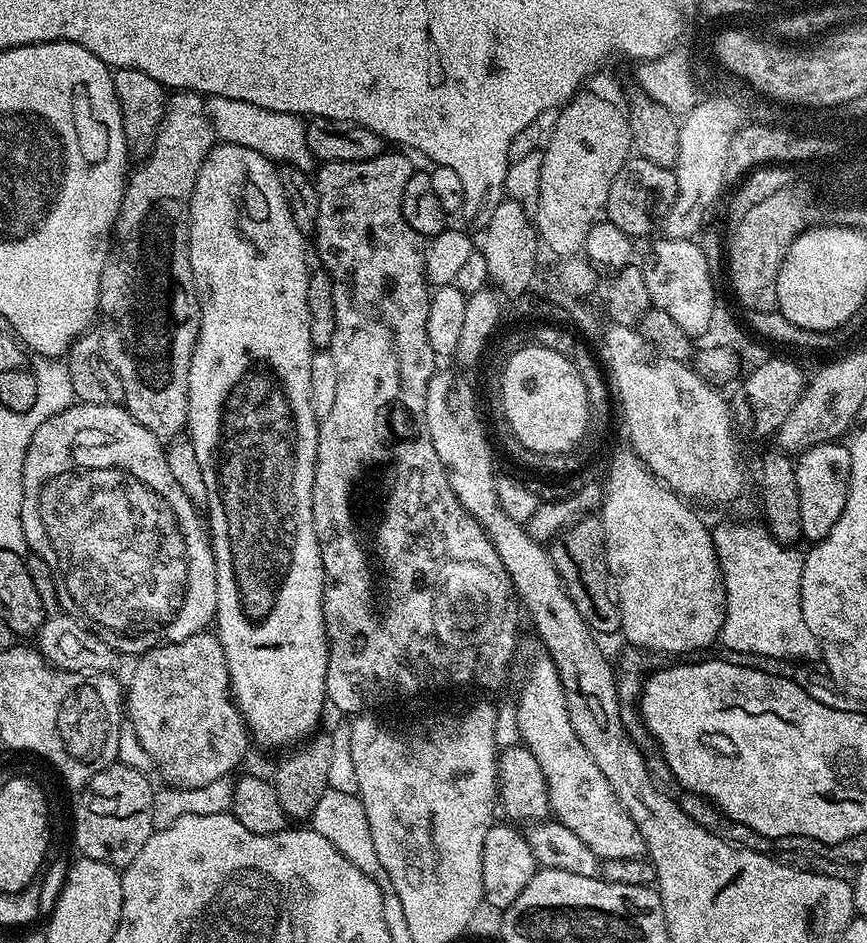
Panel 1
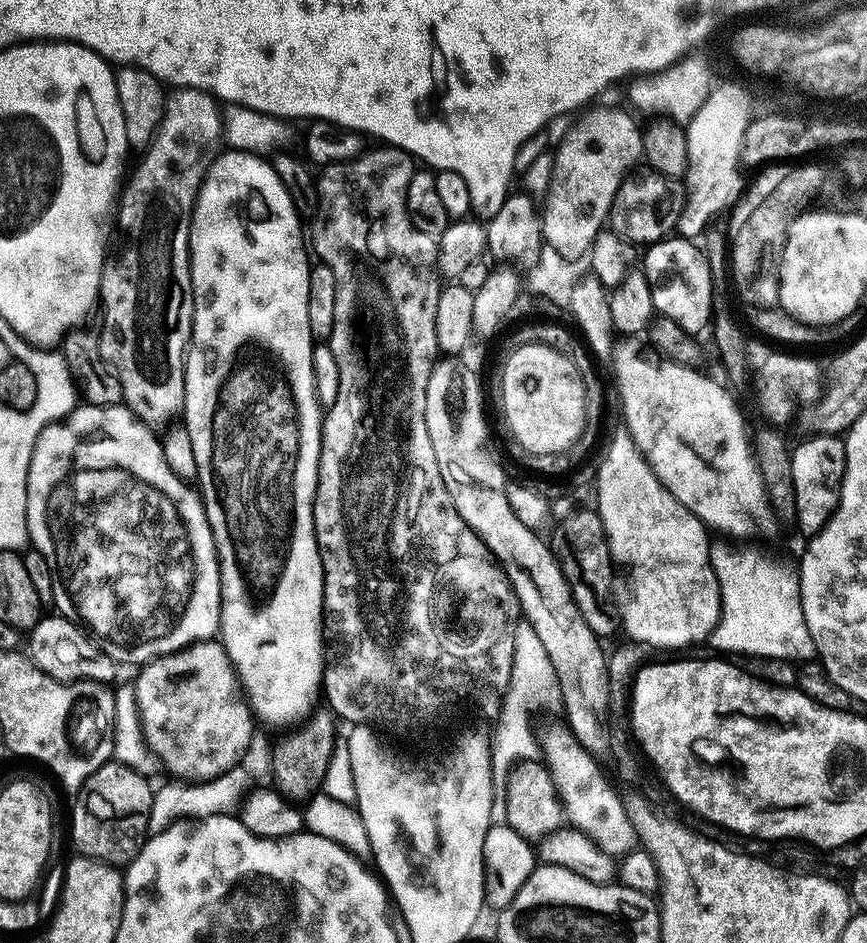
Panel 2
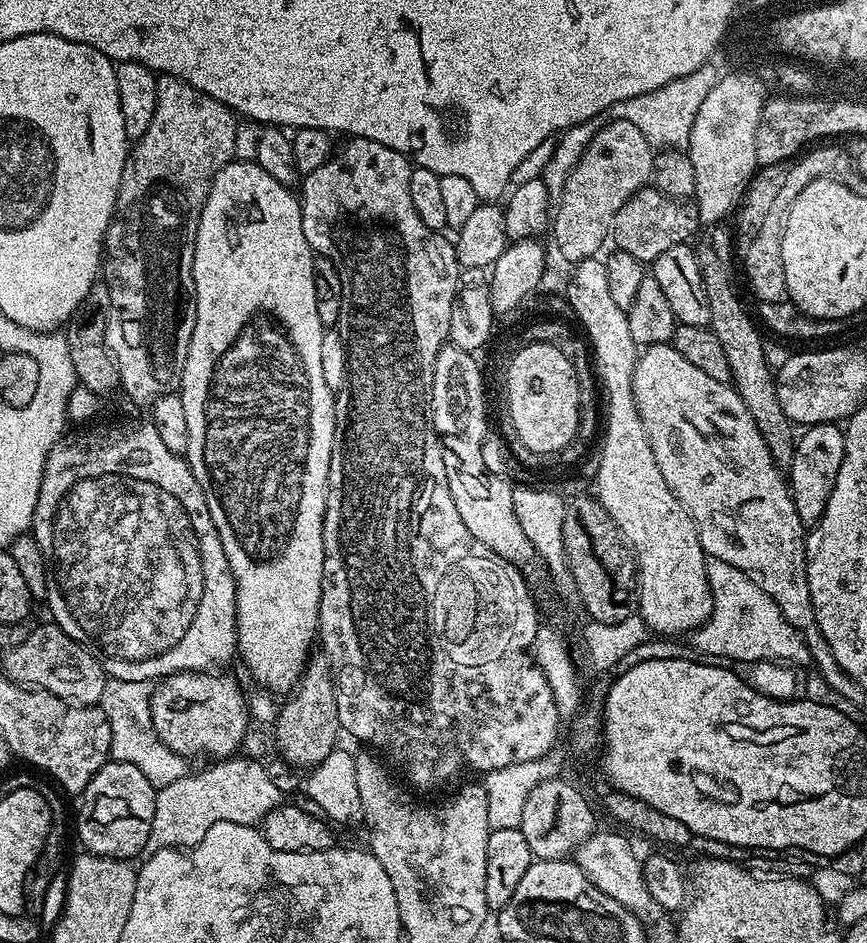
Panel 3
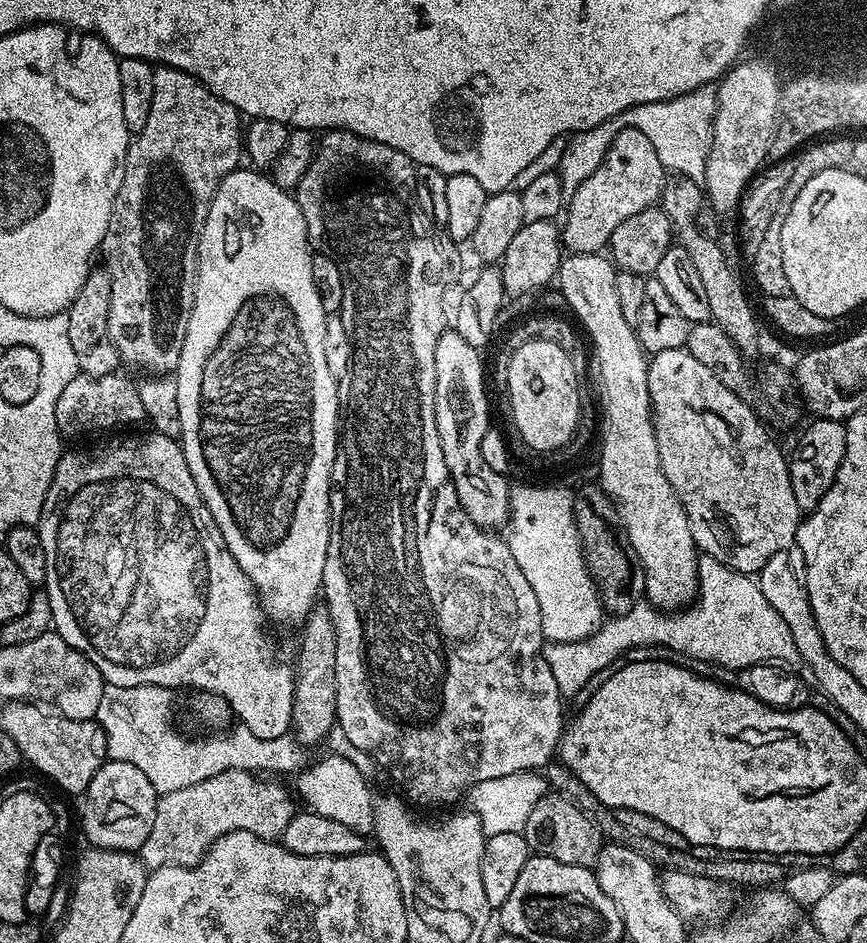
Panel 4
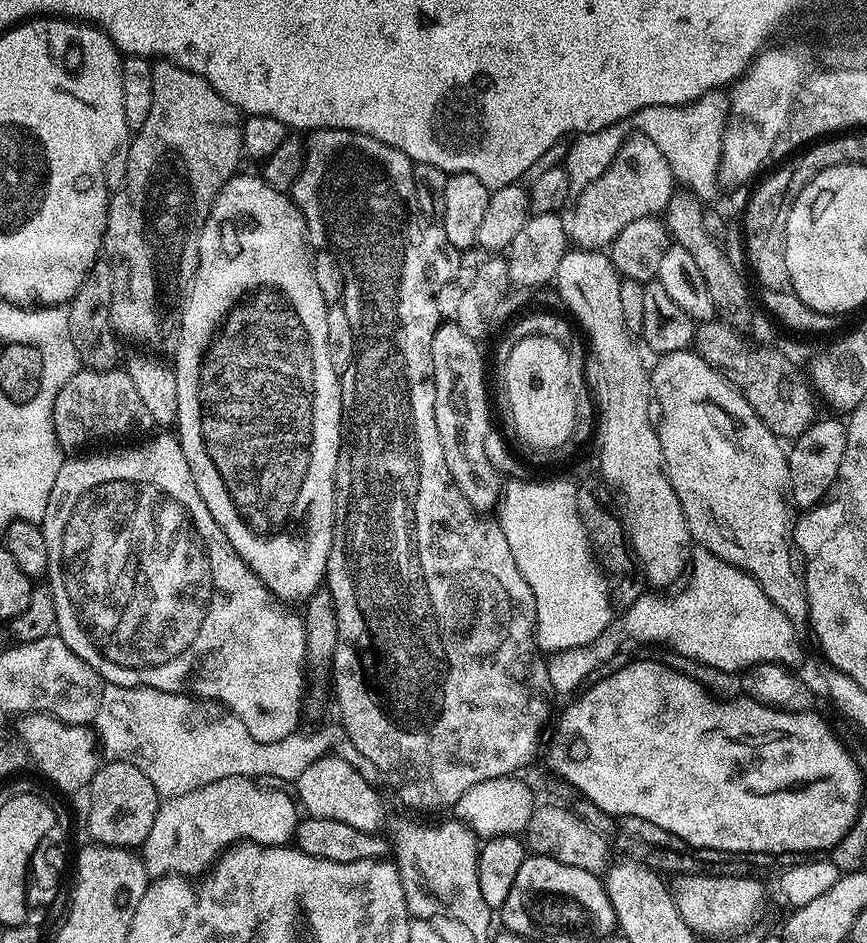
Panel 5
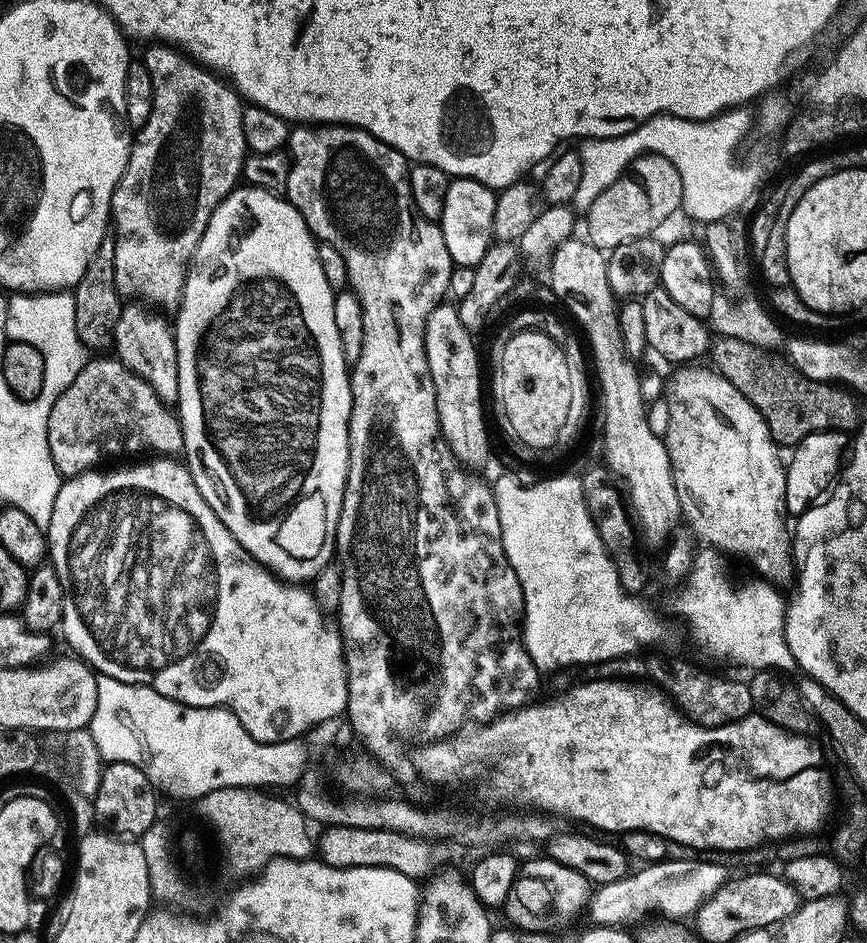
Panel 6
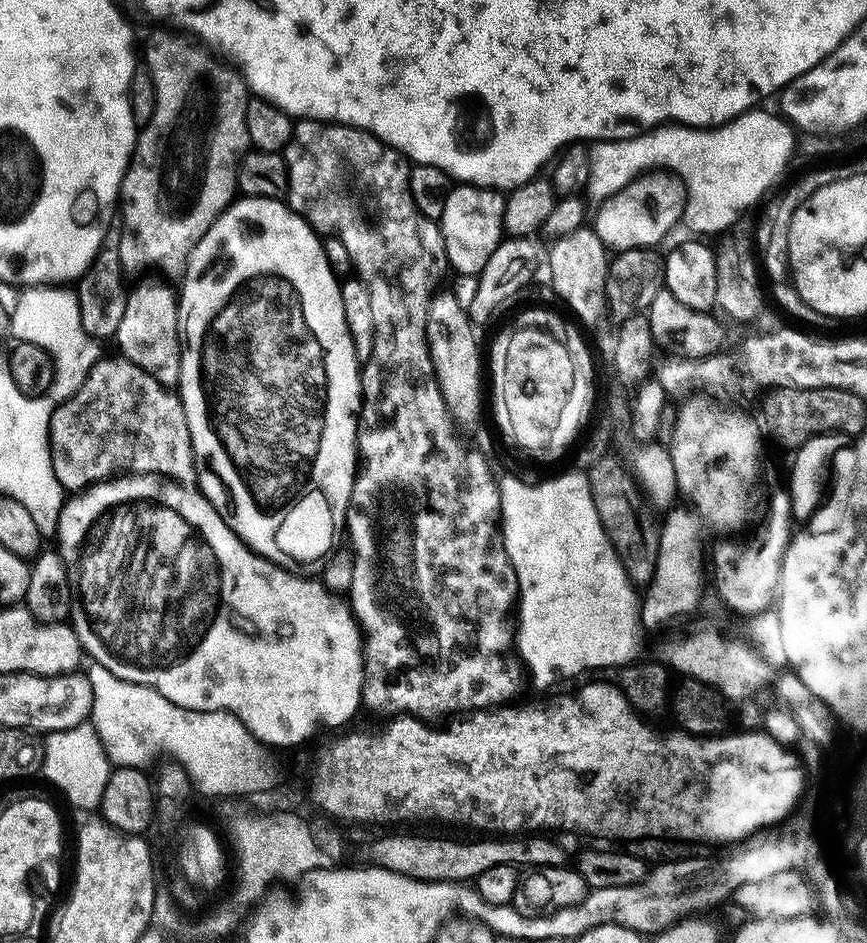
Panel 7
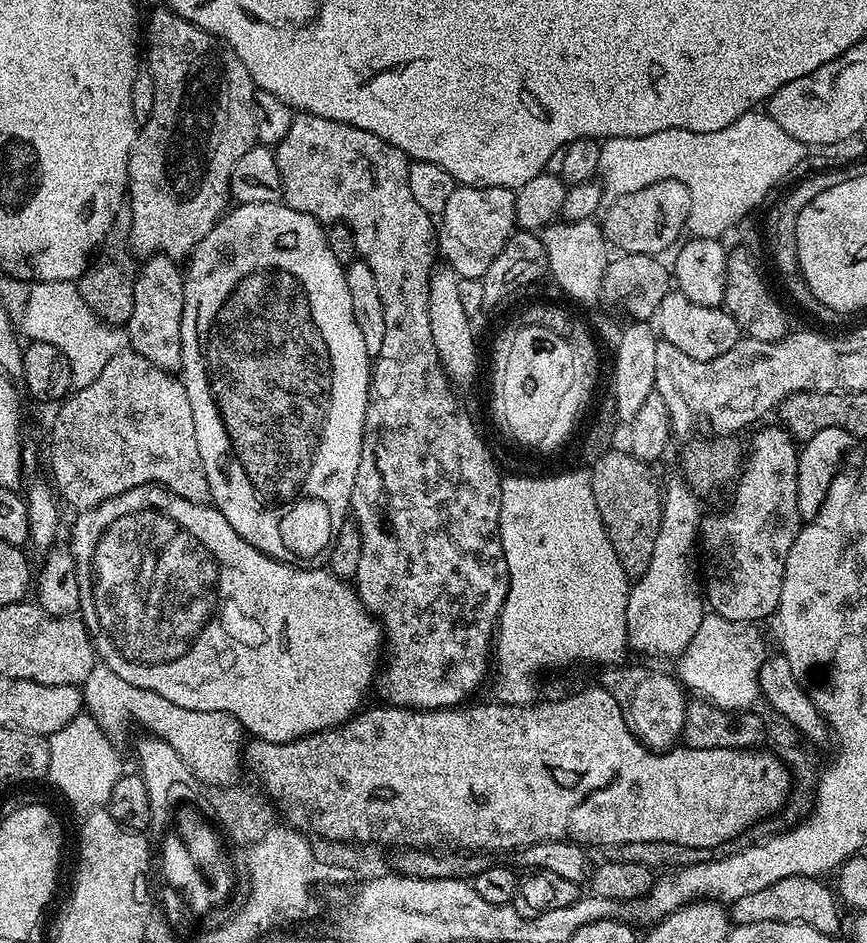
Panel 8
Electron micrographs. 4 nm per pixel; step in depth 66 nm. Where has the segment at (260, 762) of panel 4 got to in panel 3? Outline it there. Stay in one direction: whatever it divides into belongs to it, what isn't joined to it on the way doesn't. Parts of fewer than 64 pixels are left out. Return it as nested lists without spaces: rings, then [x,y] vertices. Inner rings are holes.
[[[108,678],[104,681],[99,707],[103,708],[106,718],[110,722],[111,759],[136,766],[159,790],[170,786],[170,782],[178,782],[178,778],[182,778],[189,771],[190,765],[185,757],[164,745],[155,732],[154,722],[151,718],[153,689],[153,685],[146,680],[126,682],[125,680]]]

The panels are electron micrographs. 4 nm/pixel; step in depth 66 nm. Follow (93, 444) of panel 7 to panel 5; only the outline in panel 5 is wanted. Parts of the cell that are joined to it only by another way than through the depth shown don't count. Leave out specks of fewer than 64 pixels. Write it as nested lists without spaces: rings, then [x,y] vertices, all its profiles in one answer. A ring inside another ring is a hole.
[[[117,366],[110,370],[94,370],[93,368],[84,368],[76,372],[74,378],[70,378],[70,382],[66,382],[66,386],[62,386],[62,390],[58,390],[58,394],[54,398],[54,410],[52,411],[52,425],[54,426],[54,434],[56,435],[56,443],[61,449],[80,448],[76,450],[84,450],[87,444],[96,444],[99,440],[112,440],[115,436],[132,436],[135,432],[144,432],[148,427],[153,427],[153,421],[150,416],[150,410],[146,410],[146,402],[142,402],[141,395],[134,387],[134,381],[130,378],[130,374],[123,367]]]

